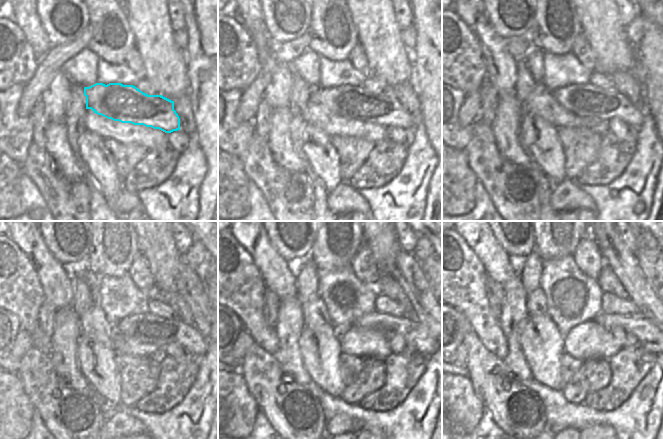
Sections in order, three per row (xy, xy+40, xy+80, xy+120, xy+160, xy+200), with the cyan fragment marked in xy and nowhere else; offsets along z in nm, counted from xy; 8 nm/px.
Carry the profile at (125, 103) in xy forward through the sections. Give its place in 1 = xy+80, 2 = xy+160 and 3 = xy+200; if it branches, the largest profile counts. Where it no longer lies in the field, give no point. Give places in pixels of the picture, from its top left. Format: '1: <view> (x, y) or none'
1: xy+80 (586, 100)
2: xy+160 (416, 334)
3: xy+200 (643, 329)

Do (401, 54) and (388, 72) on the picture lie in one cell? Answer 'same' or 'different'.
same

